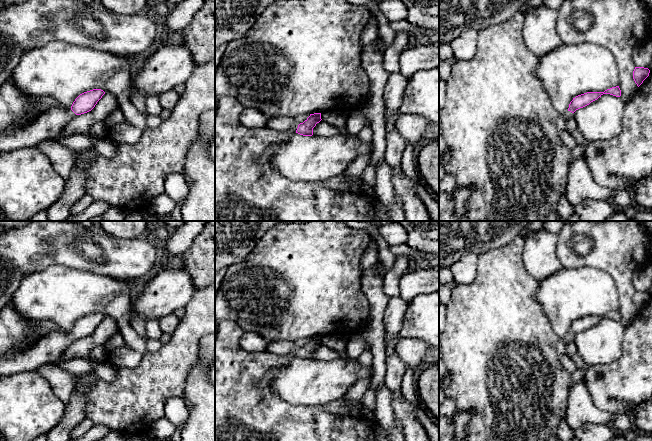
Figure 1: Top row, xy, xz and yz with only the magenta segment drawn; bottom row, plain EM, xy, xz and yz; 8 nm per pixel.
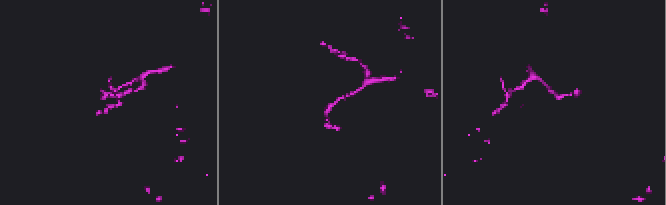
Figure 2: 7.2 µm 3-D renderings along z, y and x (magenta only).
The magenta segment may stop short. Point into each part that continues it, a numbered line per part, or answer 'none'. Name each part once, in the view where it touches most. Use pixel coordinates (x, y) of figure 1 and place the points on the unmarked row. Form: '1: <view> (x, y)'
1: xz (281, 348)

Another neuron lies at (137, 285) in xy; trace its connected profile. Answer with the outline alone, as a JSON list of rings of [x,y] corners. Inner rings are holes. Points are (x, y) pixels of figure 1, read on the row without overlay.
[[[157,259],[152,268],[143,277],[130,281],[133,297],[135,298],[135,296],[140,293],[148,281],[151,280],[162,269],[161,261],[160,259]]]

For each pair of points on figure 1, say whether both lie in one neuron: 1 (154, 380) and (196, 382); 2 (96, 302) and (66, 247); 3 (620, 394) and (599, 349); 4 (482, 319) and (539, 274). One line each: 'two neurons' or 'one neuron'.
1: two neurons
2: two neurons
3: two neurons
4: two neurons

